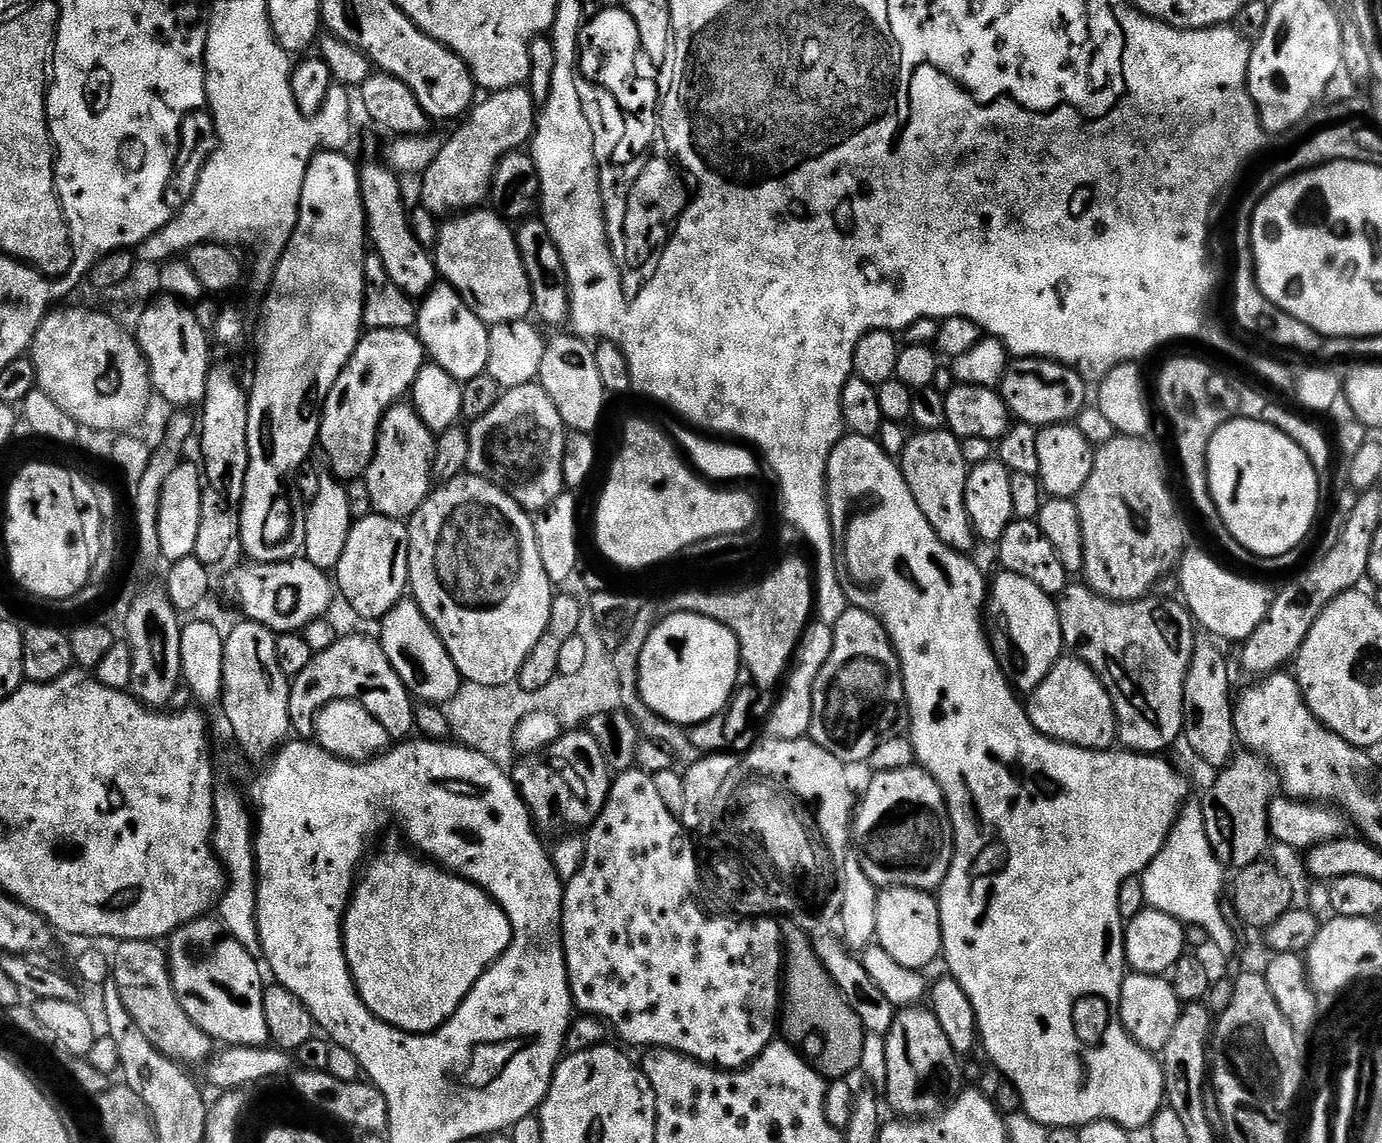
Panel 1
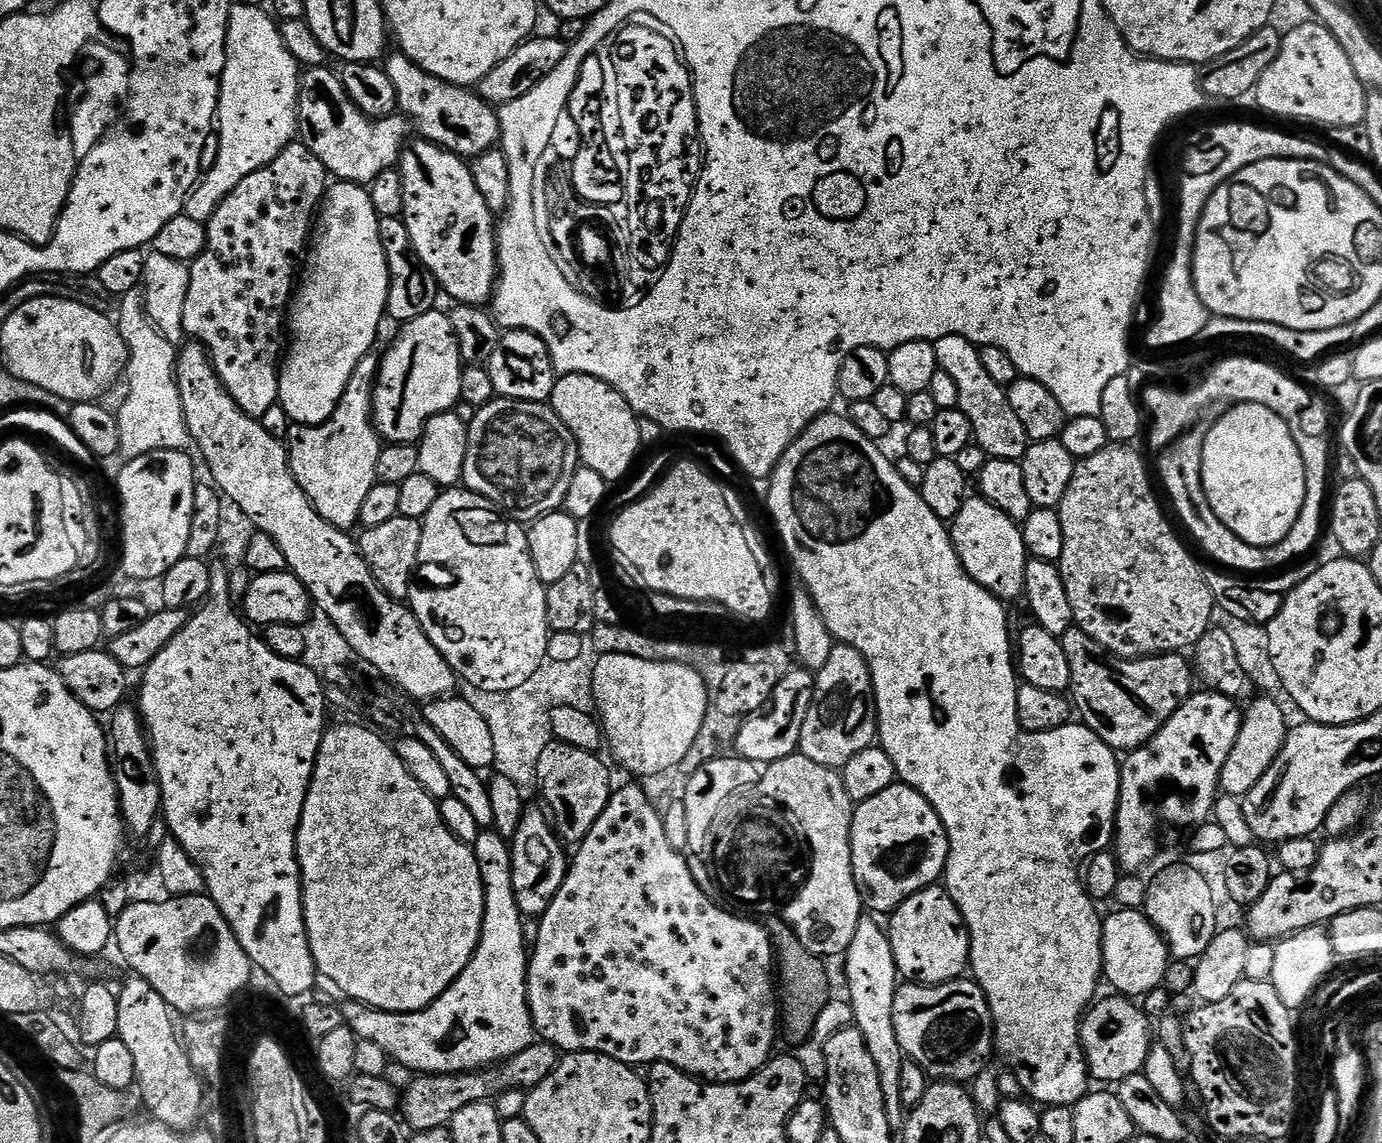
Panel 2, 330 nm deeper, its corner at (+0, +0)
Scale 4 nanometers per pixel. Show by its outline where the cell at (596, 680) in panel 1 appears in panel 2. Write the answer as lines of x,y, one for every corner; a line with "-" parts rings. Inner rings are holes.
586,654
582,658
574,658
574,662
554,662
548,660
523,686
509,692
483,692
477,688
467,693
466,699
486,718
486,726
490,726
490,735
494,738
494,754
496,755
495,771
499,775
510,778
510,782
527,786
533,783
538,770
538,758
542,758
542,750
552,743
552,712
562,706
571,708
593,707
592,679
597,657

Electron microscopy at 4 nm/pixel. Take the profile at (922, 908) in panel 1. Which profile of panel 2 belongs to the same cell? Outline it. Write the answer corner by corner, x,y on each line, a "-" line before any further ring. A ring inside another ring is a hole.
933,886
915,892
887,917
886,931
894,950
896,971
913,984
945,984
959,980
970,968
968,927
947,888

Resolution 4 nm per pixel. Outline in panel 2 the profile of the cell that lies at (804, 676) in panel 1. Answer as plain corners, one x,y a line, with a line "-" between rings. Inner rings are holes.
803,666
793,667
791,672
784,675
782,682
778,682
770,707
757,715
747,717
740,724
735,751
757,766
767,766
787,756
797,755
802,738
802,725
806,723
806,714
810,714
815,693
815,675

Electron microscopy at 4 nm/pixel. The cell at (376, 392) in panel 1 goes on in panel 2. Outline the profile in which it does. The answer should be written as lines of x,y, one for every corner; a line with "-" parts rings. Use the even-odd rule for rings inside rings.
433,310
403,325
396,341
379,363
376,386
372,390
372,422
388,444
416,444
424,424
460,403
462,374
460,343
454,334
451,315

